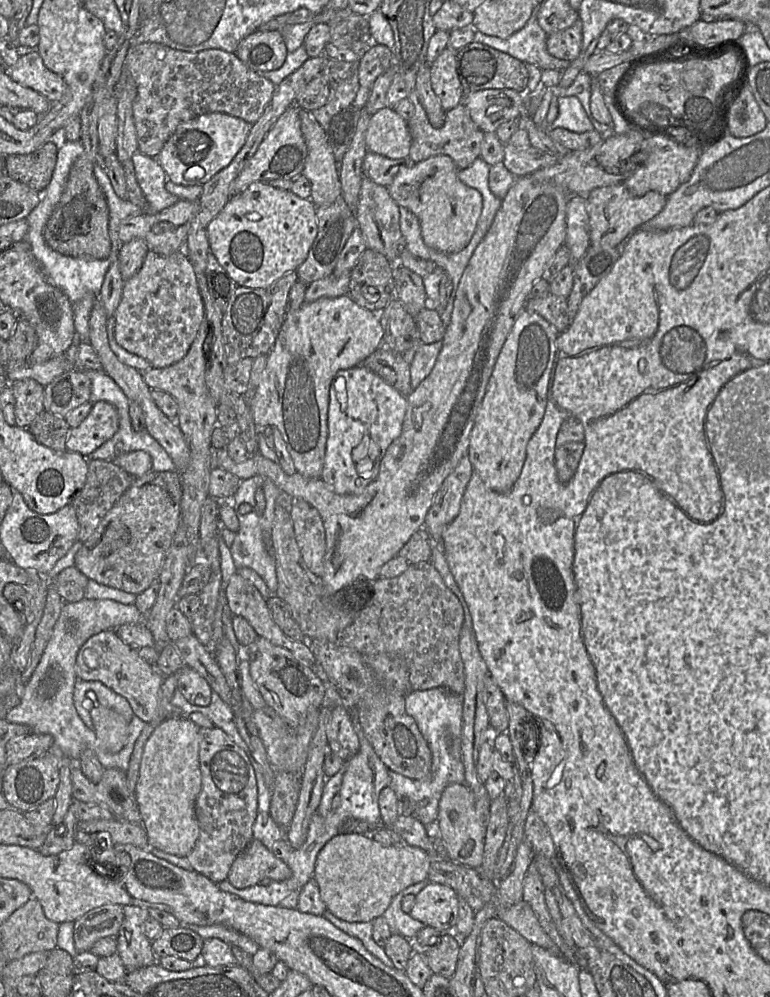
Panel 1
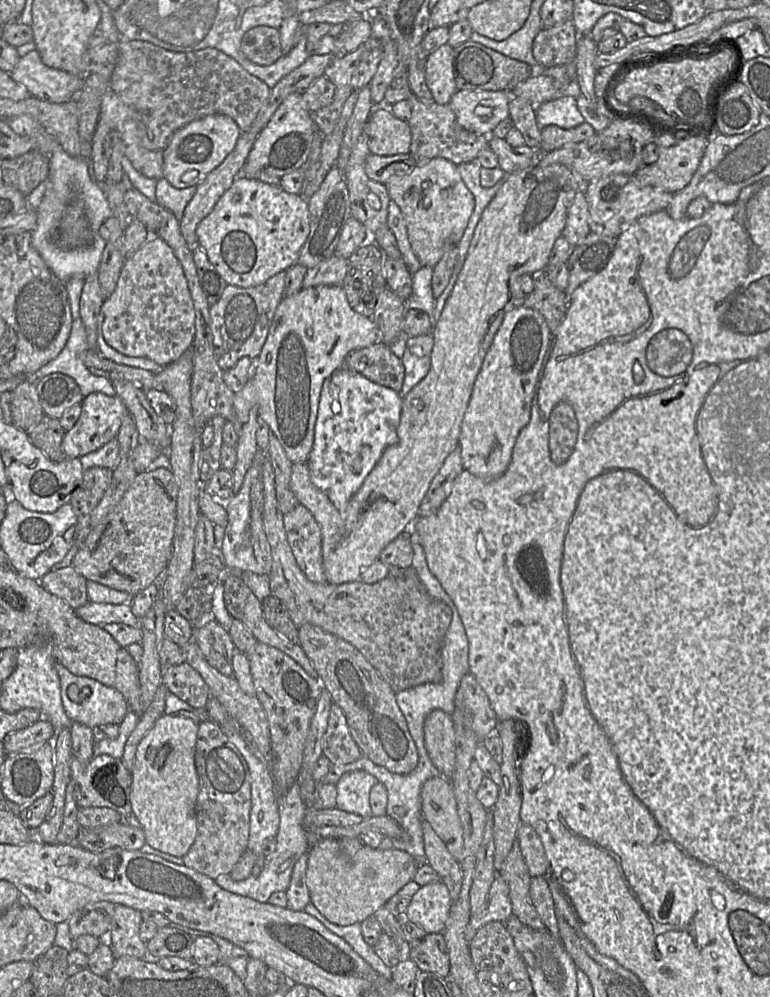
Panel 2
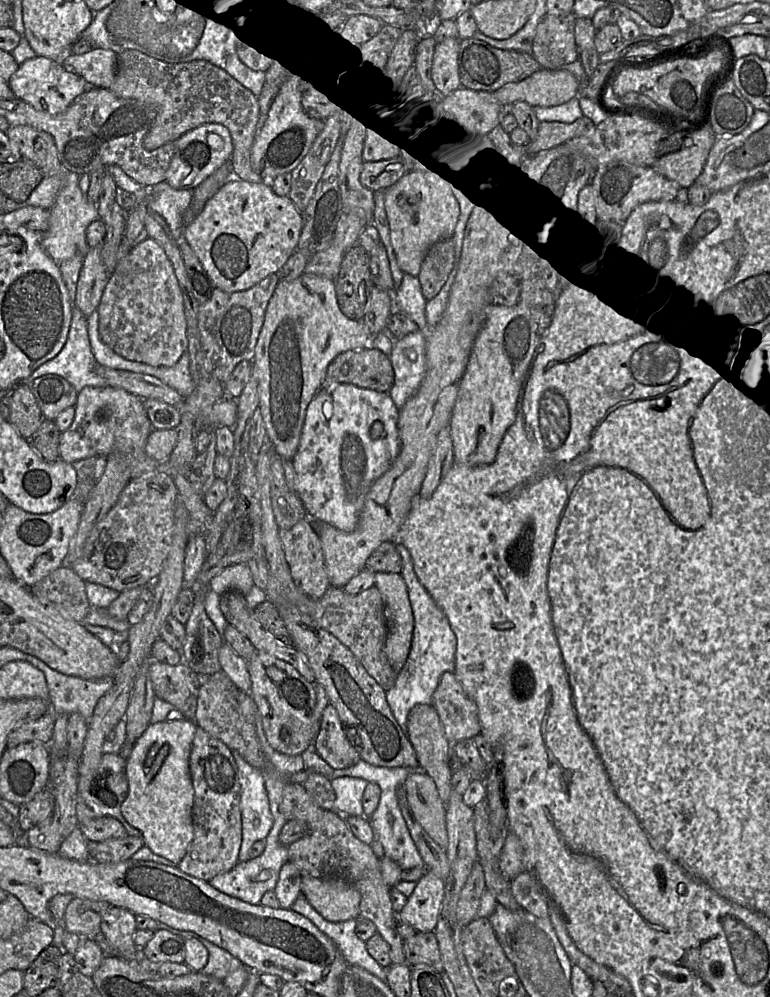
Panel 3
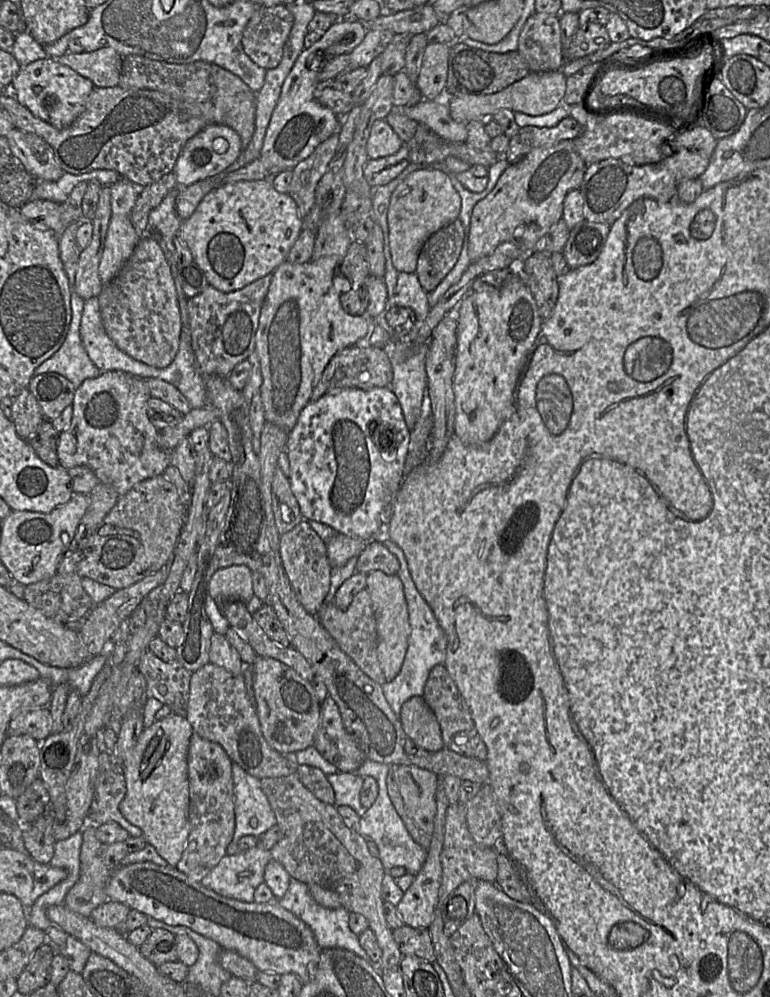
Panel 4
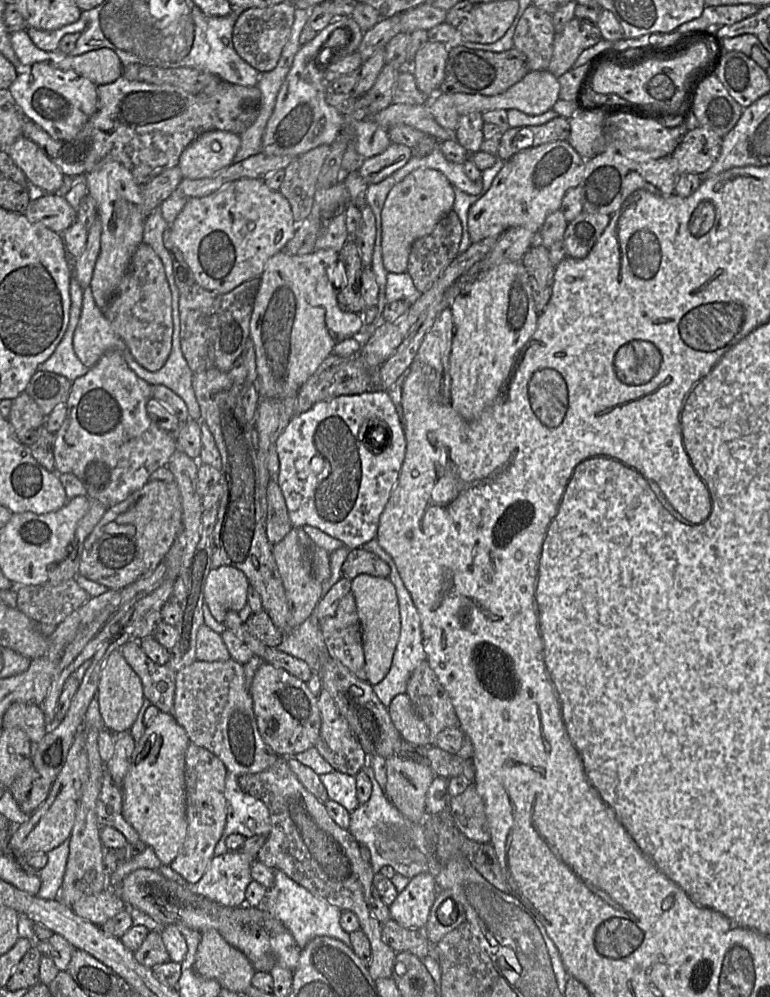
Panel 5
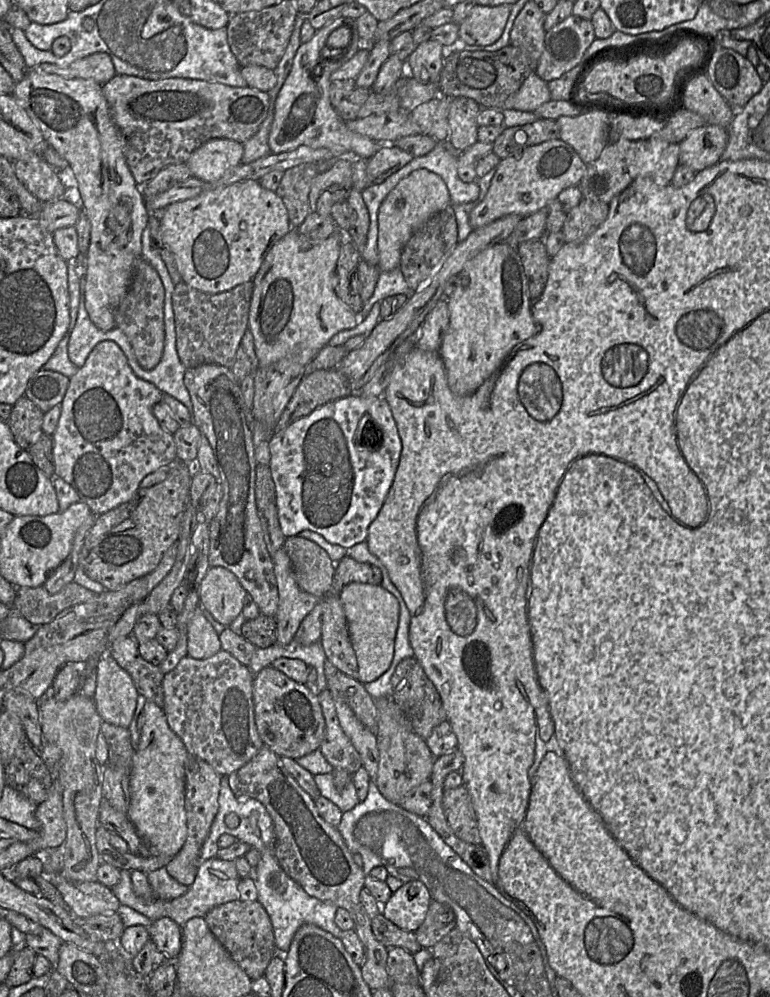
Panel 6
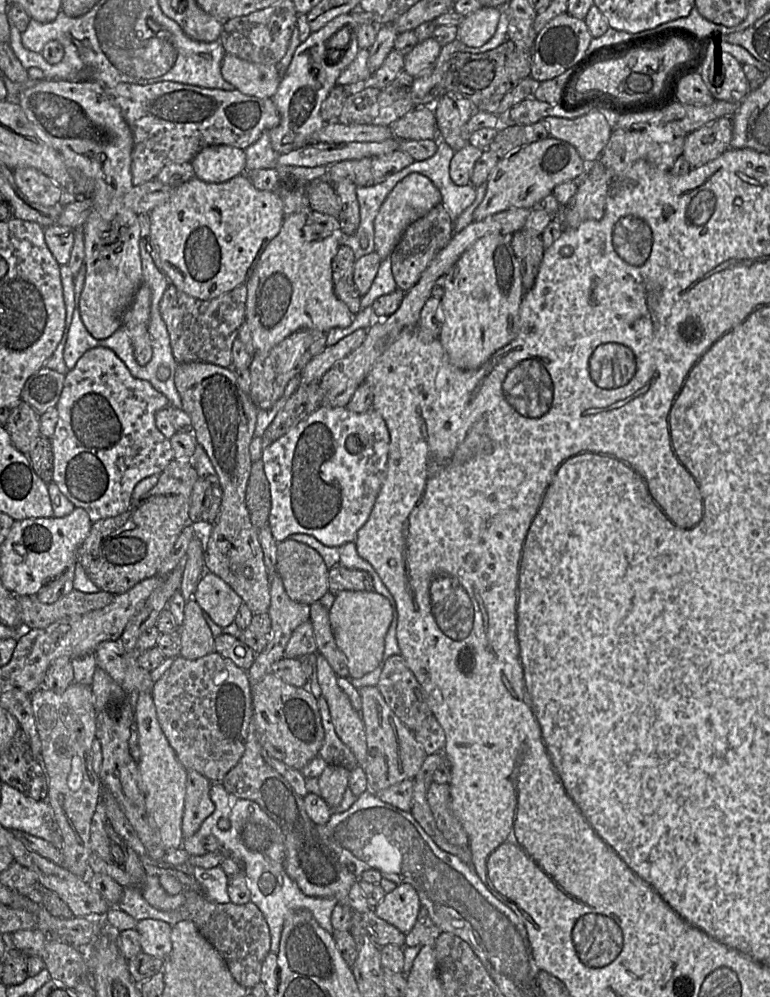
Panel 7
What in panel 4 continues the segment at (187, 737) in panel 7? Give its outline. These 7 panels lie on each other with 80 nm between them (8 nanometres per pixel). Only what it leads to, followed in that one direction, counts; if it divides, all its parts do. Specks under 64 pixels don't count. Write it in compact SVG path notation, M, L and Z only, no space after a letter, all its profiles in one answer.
M211 663L193 672L190 680L189 702L185 717L192 725L194 733L221 745L232 762L239 765L248 774L262 779L284 777L296 773L295 765L291 764L283 754L274 750L264 738L256 709L246 693L243 675L234 675L225 668Z

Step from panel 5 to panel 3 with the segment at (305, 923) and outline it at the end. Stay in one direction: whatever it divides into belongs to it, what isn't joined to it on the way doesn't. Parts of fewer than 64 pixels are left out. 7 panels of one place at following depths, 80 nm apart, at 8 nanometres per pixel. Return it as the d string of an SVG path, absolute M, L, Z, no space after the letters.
M301 893L290 908L308 918L321 932L337 946L349 965L357 965L385 981L387 968L381 966L367 951L366 944L357 936L355 919L344 922L326 920Z

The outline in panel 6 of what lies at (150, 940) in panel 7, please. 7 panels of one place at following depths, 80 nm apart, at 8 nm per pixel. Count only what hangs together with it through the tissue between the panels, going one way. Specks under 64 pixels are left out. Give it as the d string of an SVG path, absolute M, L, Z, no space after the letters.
M163 917L153 920L148 929L150 940L156 944L159 951L174 960L182 947L181 927L172 919Z

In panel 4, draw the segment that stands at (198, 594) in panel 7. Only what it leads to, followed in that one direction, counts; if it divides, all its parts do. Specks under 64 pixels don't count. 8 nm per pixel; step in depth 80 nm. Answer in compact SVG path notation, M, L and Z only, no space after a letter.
M231 565L215 571L208 584L208 595L218 605L227 601L247 603L252 596L252 571L245 565Z

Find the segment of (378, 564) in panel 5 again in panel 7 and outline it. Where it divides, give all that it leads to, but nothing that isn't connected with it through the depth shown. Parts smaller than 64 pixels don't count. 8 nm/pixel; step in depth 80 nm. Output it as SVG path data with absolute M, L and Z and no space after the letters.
M337 563L329 570L328 592L336 595L343 590L372 591L372 578L363 570L346 568Z

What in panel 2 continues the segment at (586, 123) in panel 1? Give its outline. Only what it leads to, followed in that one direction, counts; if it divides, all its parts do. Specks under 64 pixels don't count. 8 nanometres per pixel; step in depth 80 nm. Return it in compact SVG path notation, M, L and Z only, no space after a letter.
M561 96L536 105L535 115L540 128L556 125L563 129L571 129L585 122L577 107L576 98L571 96Z

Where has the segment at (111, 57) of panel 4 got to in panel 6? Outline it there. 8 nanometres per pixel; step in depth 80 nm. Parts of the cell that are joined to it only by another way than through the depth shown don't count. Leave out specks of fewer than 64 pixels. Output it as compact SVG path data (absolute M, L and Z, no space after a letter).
M96 52L78 59L67 67L44 63L34 69L55 74L66 79L82 78L92 79L103 85L116 76L116 71L110 56L104 52Z

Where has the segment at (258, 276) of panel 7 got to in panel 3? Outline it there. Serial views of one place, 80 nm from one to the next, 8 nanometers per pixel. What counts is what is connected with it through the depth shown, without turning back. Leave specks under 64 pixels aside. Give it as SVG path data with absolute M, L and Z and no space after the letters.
M303 273L294 280L279 281L266 308L250 376L257 381L259 410L268 441L283 459L291 460L297 452L307 407L324 386L330 363L343 352L370 347L373 336L364 319L352 319L342 312L334 279Z

